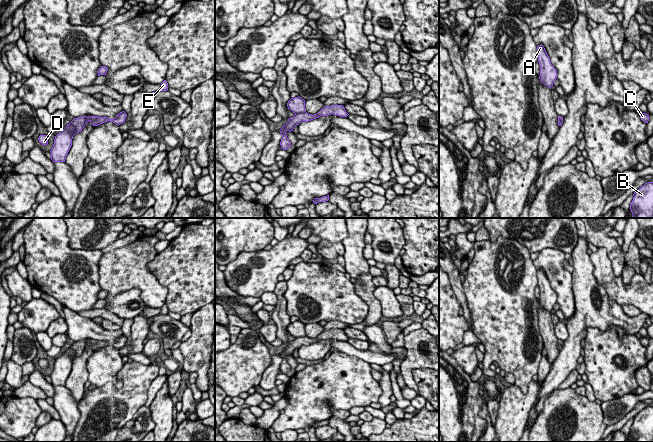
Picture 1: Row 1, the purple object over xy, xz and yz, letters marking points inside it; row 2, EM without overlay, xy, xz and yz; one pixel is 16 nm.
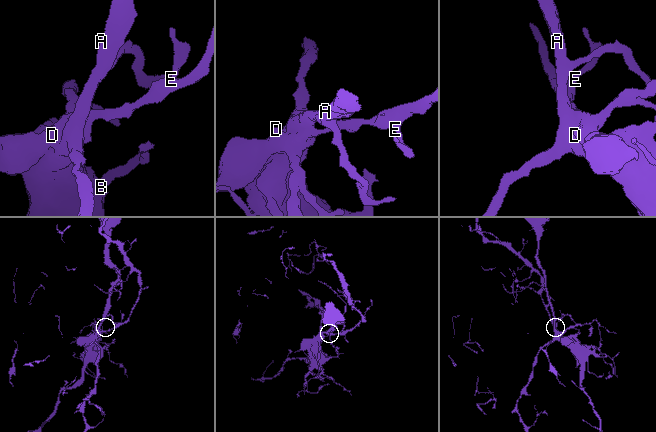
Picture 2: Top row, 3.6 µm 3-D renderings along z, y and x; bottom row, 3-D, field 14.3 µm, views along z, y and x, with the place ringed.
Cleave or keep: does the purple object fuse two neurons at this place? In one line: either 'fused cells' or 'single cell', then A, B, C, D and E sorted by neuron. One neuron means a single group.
fused cells; A B C D / E

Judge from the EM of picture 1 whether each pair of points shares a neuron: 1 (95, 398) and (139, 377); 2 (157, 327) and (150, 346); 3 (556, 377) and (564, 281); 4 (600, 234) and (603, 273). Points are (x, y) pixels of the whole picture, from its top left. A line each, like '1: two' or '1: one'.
1: one
2: two
3: two
4: two

